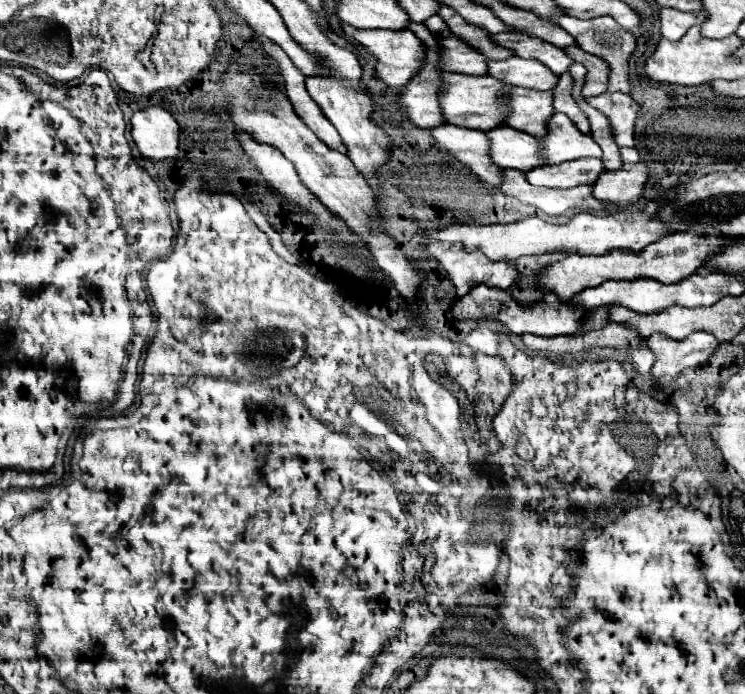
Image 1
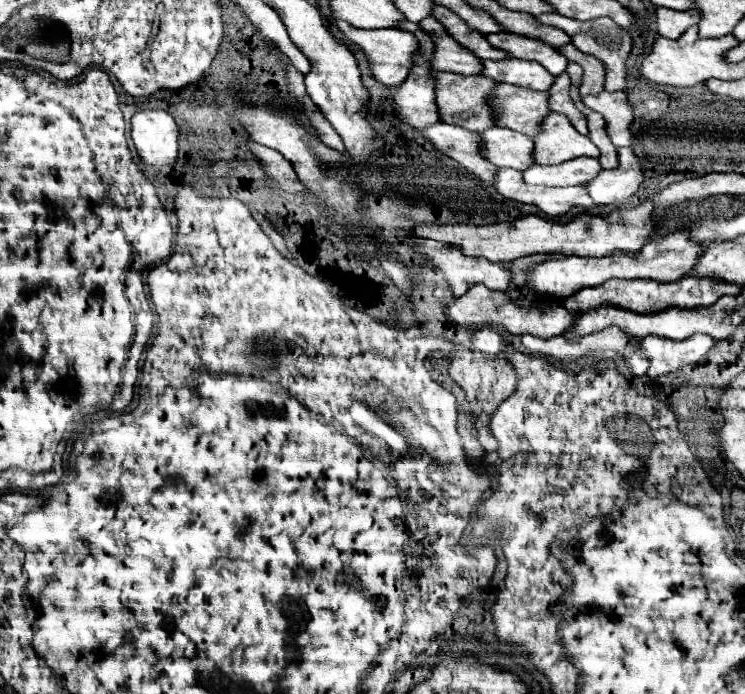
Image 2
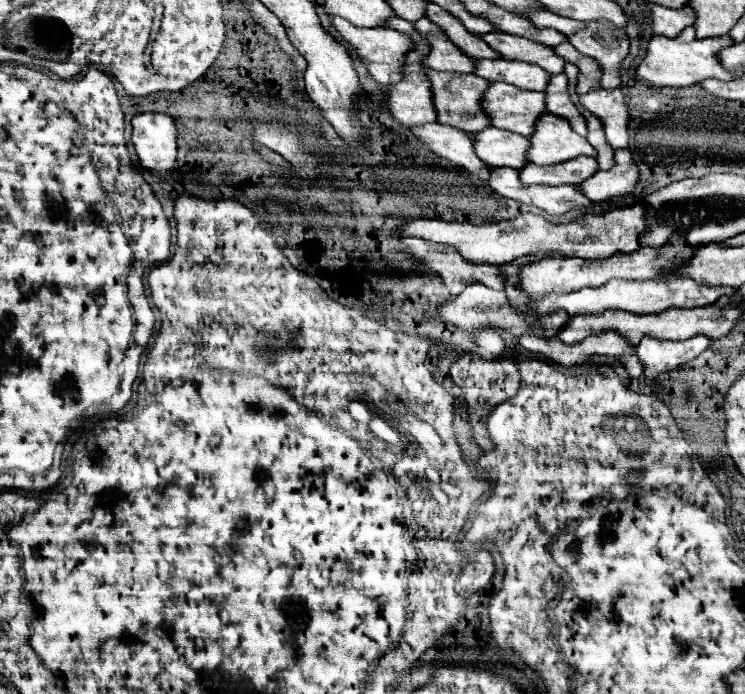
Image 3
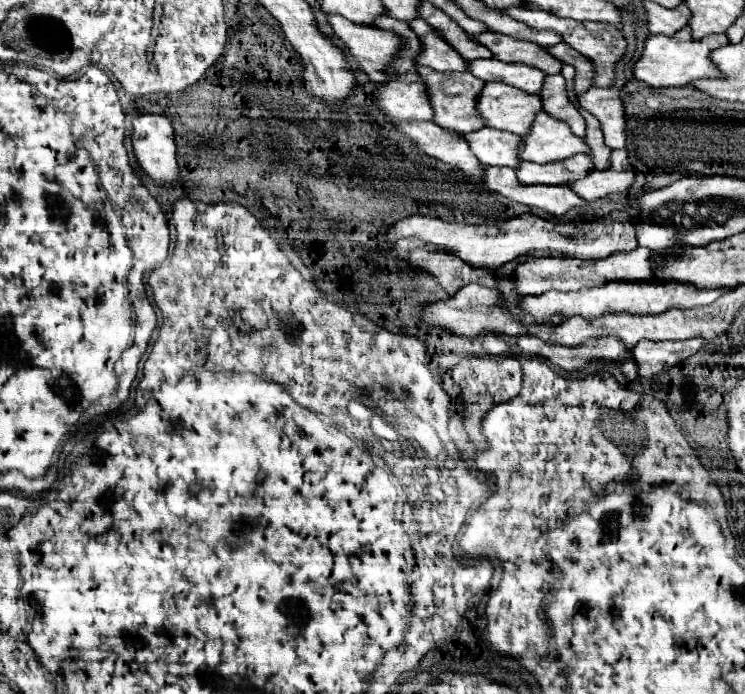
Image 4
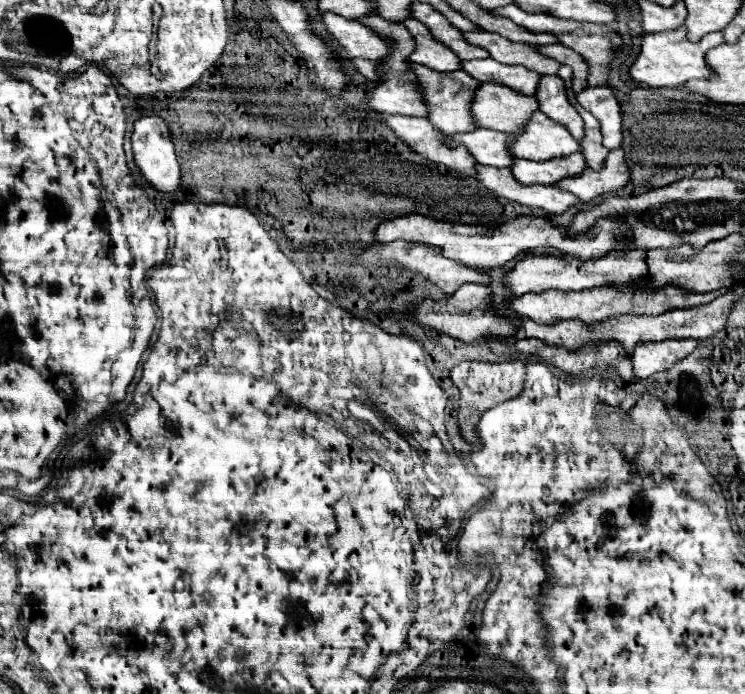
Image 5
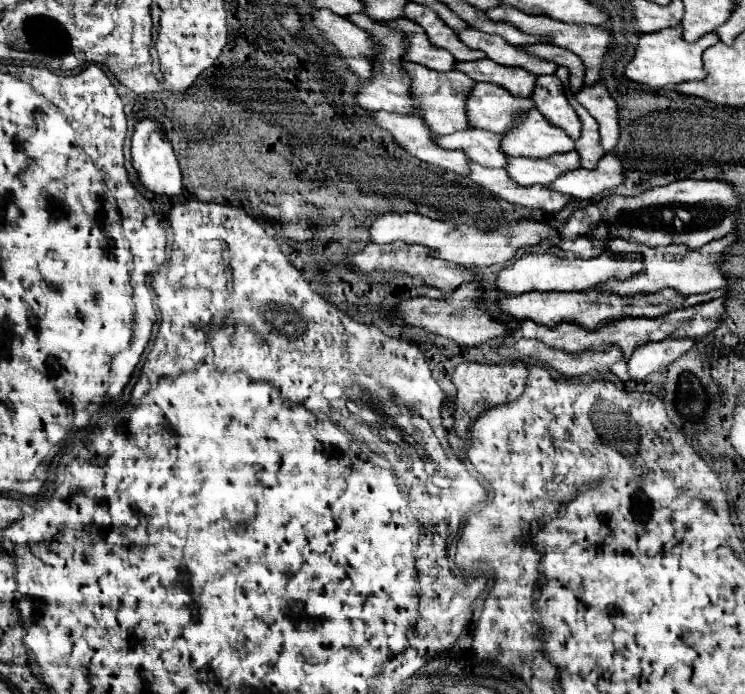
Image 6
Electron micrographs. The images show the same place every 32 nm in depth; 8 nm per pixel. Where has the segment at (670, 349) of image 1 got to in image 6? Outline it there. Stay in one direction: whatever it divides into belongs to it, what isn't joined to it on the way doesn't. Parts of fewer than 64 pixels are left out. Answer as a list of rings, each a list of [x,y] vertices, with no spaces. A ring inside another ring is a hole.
[[[668,338],[652,344],[642,344],[628,360],[630,376],[634,380],[644,380],[648,374],[670,366],[676,358],[684,356],[696,340],[692,338]]]

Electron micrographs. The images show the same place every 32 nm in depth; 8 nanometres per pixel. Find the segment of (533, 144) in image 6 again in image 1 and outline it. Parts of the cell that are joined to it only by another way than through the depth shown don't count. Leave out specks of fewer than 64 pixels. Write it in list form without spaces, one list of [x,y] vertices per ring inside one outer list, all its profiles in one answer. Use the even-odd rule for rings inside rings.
[[[556,112],[548,122],[548,134],[540,138],[540,148],[548,164],[562,164],[576,158],[594,156],[600,158],[600,146],[592,136],[582,134],[568,116]]]

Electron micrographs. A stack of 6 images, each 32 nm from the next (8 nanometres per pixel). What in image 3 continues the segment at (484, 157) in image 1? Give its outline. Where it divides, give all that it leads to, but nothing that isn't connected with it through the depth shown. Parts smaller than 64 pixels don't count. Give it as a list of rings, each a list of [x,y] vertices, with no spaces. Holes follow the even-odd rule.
[[[424,124],[410,128],[410,132],[420,138],[436,156],[450,160],[456,166],[462,166],[470,174],[476,174],[480,180],[488,182],[488,166],[476,156],[472,148],[472,134],[460,132],[458,128],[448,128],[444,124]]]

